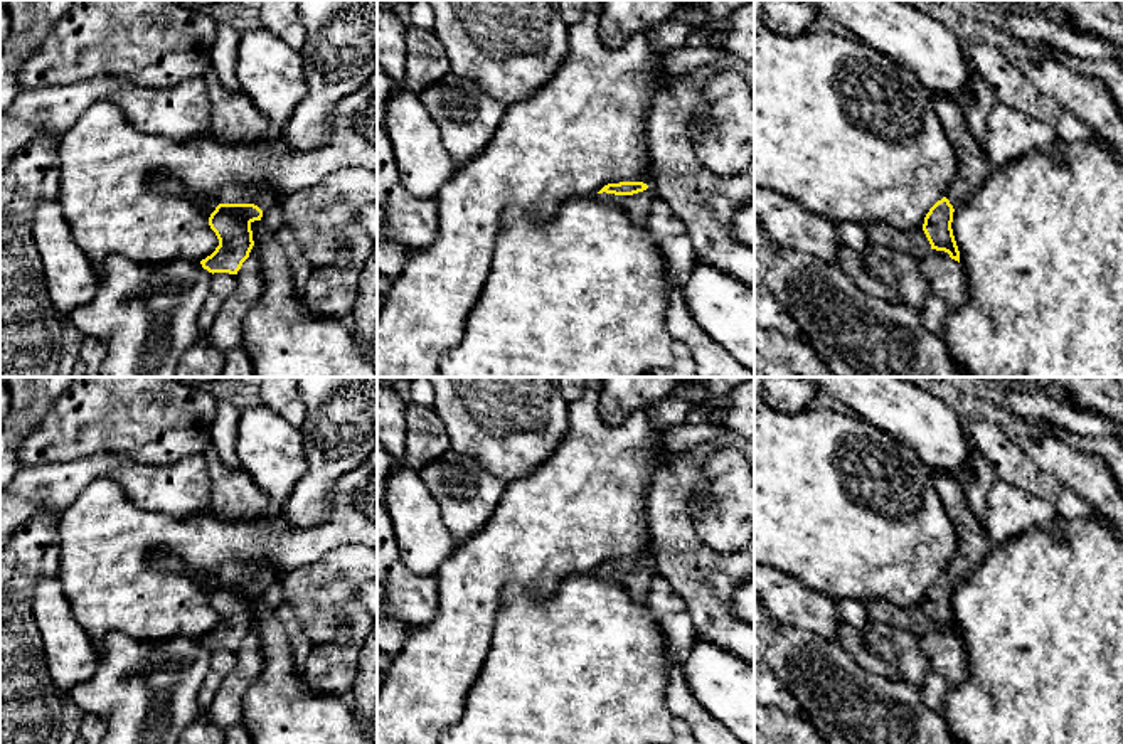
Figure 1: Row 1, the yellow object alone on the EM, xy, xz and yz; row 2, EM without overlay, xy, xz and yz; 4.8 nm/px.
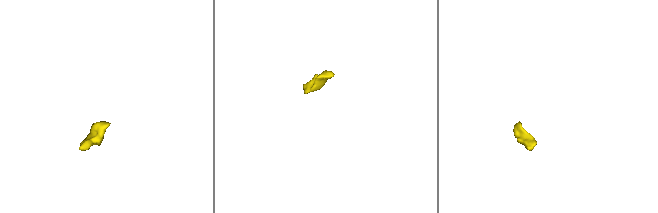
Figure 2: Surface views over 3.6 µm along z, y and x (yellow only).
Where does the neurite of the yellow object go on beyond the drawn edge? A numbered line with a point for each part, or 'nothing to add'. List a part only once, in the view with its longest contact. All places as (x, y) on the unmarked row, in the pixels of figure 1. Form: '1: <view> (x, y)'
1: xz (637, 584)
2: yz (921, 621)

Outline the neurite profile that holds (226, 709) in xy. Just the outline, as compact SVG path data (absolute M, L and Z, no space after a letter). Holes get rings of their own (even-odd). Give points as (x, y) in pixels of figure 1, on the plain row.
M254 621L249 635L236 651L236 667L222 678L207 717L221 729L227 729L242 720L242 700L247 687L258 680L263 672L263 646L259 640L259 624Z

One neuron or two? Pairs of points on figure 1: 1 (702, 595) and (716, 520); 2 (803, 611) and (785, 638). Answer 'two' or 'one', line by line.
1: two
2: two

